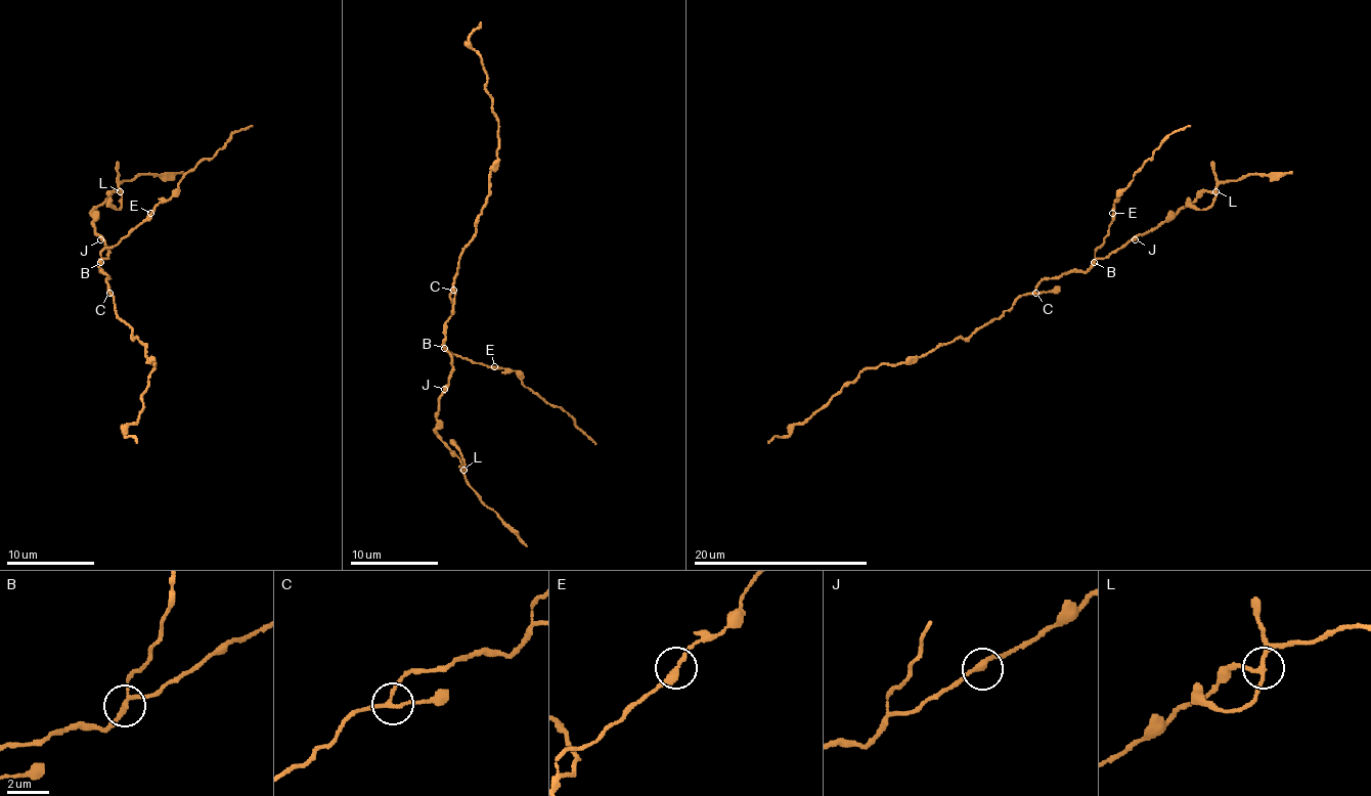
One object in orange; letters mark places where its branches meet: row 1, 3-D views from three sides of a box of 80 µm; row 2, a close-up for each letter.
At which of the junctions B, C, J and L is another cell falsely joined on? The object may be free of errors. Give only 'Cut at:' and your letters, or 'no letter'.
Cut at: B

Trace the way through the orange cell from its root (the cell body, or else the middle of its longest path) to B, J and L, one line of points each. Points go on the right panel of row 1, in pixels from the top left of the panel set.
B: (1033, 290), (1045, 279), (1060, 277), (1069, 270), (1091, 268), (1093, 262)
J: (1033, 290), (1045, 279), (1060, 277), (1069, 270), (1091, 268), (1097, 259), (1108, 257), (1135, 239)
L: (1033, 290), (1045, 279), (1091, 268), (1097, 259), (1167, 222), (1202, 191), (1215, 191)

